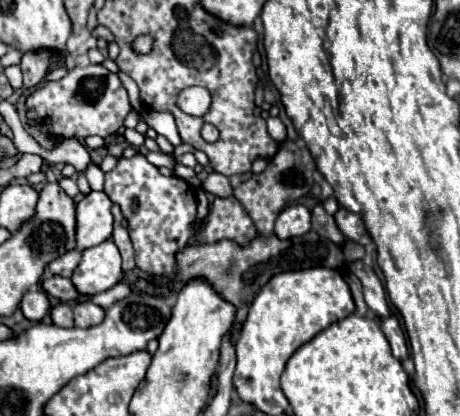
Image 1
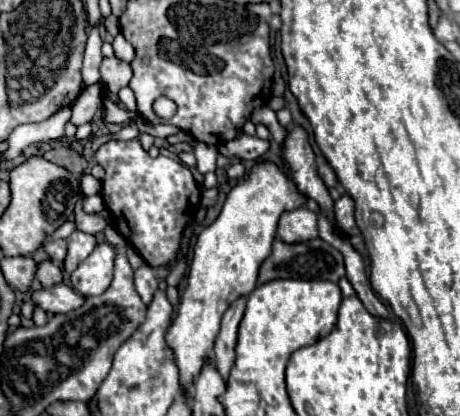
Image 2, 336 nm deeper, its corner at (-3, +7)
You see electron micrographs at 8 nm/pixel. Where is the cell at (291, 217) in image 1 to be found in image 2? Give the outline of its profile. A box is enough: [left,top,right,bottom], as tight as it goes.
[277,207,317,243]

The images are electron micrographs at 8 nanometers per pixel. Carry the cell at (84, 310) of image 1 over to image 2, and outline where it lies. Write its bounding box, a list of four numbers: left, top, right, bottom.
[31,285,85,313]

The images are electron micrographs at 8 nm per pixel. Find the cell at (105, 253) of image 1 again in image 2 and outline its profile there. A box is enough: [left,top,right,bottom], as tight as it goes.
[71,241,117,297]

